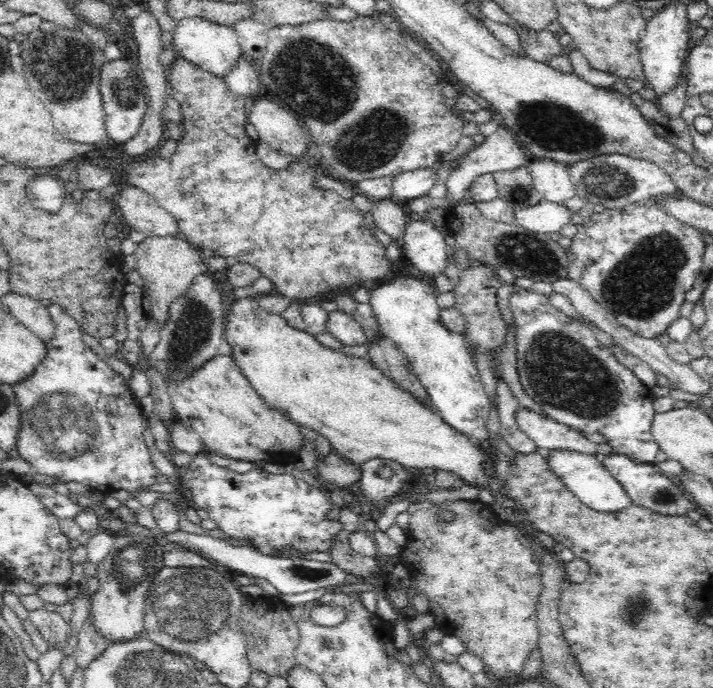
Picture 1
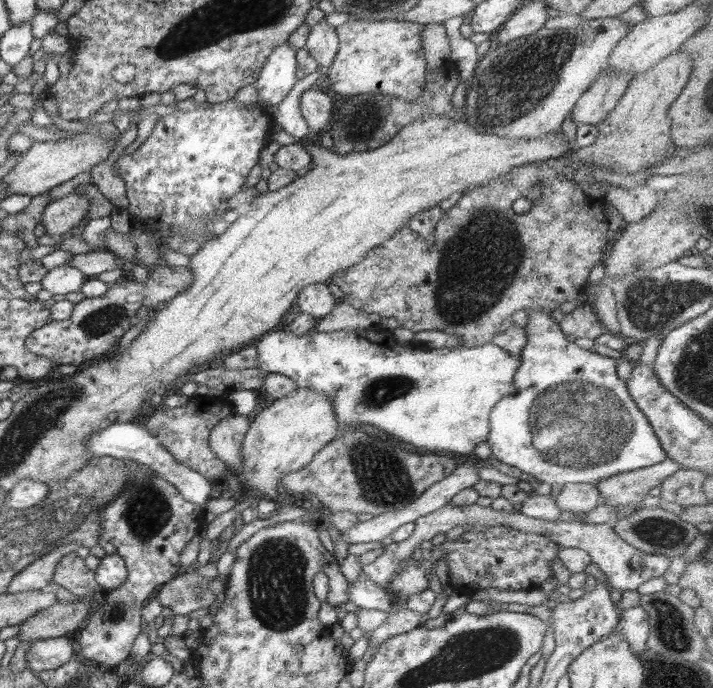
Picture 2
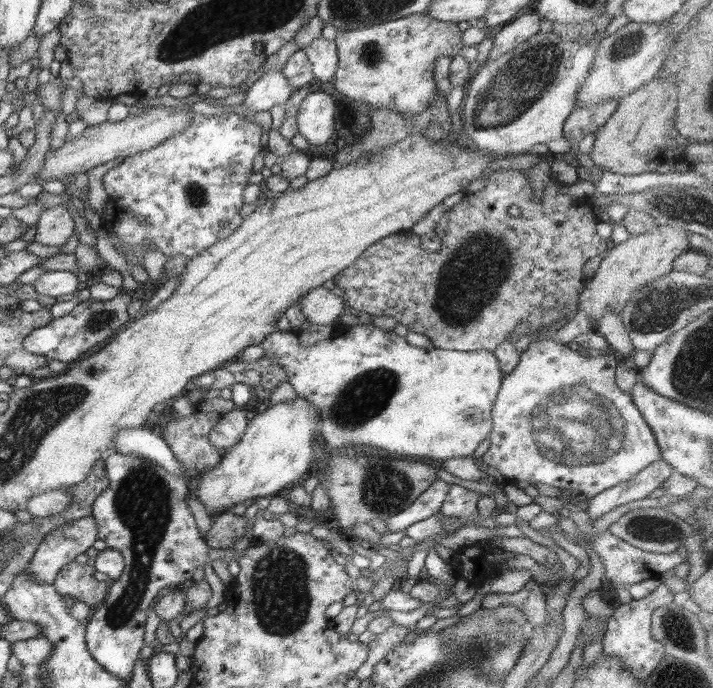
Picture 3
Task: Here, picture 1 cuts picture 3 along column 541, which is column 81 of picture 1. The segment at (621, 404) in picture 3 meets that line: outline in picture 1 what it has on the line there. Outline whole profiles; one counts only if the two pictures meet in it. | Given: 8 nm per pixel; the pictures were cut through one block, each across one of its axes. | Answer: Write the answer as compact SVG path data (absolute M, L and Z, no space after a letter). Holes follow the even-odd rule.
M50 303L47 310L54 321L54 338L46 343L46 356L34 368L30 378L12 385L21 414L16 438L20 458L32 465L33 474L53 476L64 483L82 482L93 492L103 494L125 490L131 495L148 486L155 489L155 484L167 483L168 478L154 467L152 454L142 436L144 414L122 375L82 341L83 330L78 321L62 306Z

